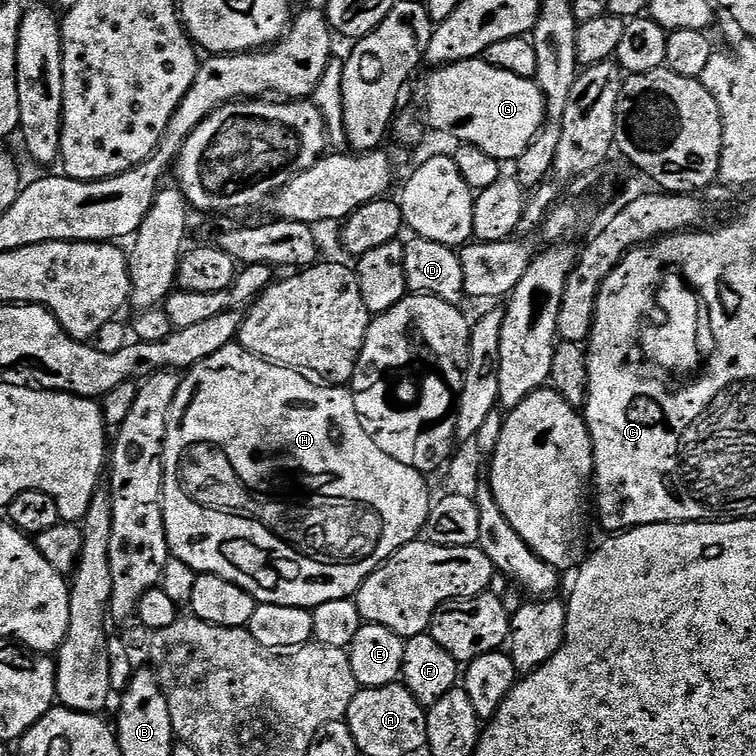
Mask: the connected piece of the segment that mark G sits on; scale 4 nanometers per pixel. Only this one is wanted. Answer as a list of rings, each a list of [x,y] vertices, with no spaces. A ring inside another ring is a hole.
[[[483,58],[474,60],[463,60],[457,64],[445,64],[432,70],[428,76],[428,81],[424,84],[424,104],[428,107],[428,120],[427,123],[437,128],[440,132],[449,132],[450,135],[456,139],[460,144],[473,144],[478,146],[478,150],[486,150],[486,154],[490,154],[490,158],[499,160],[501,162],[514,162],[522,154],[522,150],[526,150],[526,146],[530,146],[530,142],[538,134],[538,130],[545,122],[544,115],[544,95],[541,94],[540,88],[536,85],[535,79],[527,80],[518,74],[510,74],[510,70],[498,70],[498,66],[488,63]]]

